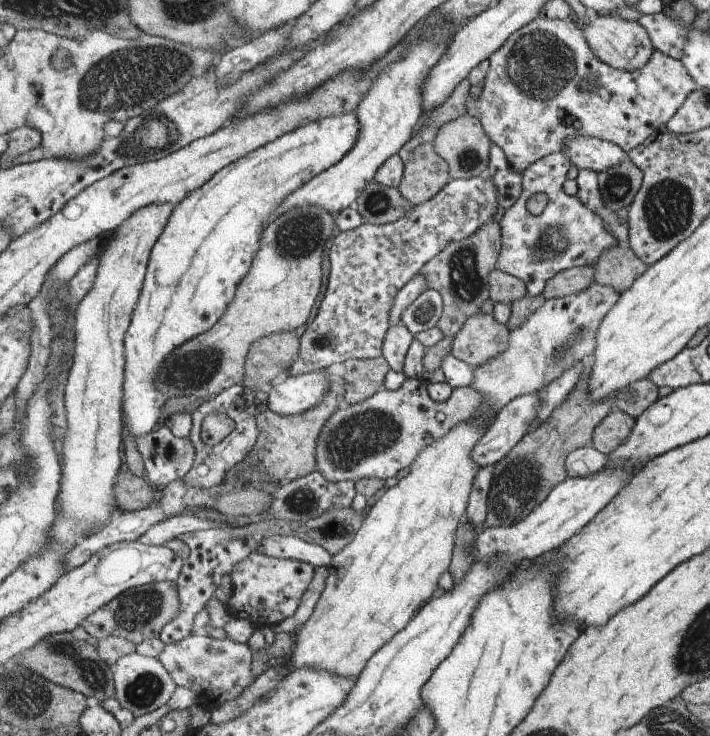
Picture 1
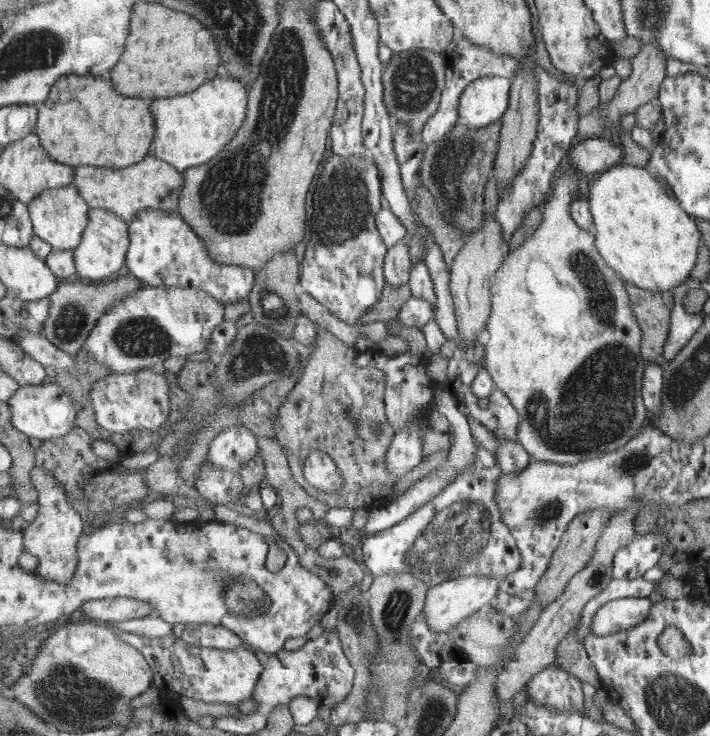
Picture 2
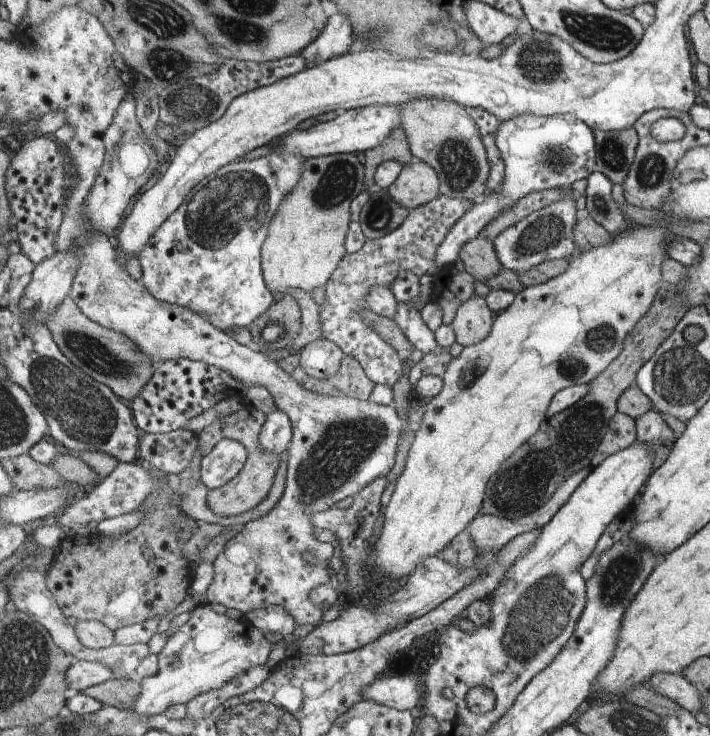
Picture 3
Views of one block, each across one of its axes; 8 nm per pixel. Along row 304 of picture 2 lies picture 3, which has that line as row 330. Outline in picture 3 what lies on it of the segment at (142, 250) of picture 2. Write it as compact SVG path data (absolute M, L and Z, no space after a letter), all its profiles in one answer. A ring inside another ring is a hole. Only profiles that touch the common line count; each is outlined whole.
M273 152L258 159L230 162L205 178L155 231L140 252L141 278L153 296L207 314L207 318L221 330L228 332L233 326L249 329L250 324L277 300L264 277L262 249L280 204L301 180L306 160L303 155L295 153Z

